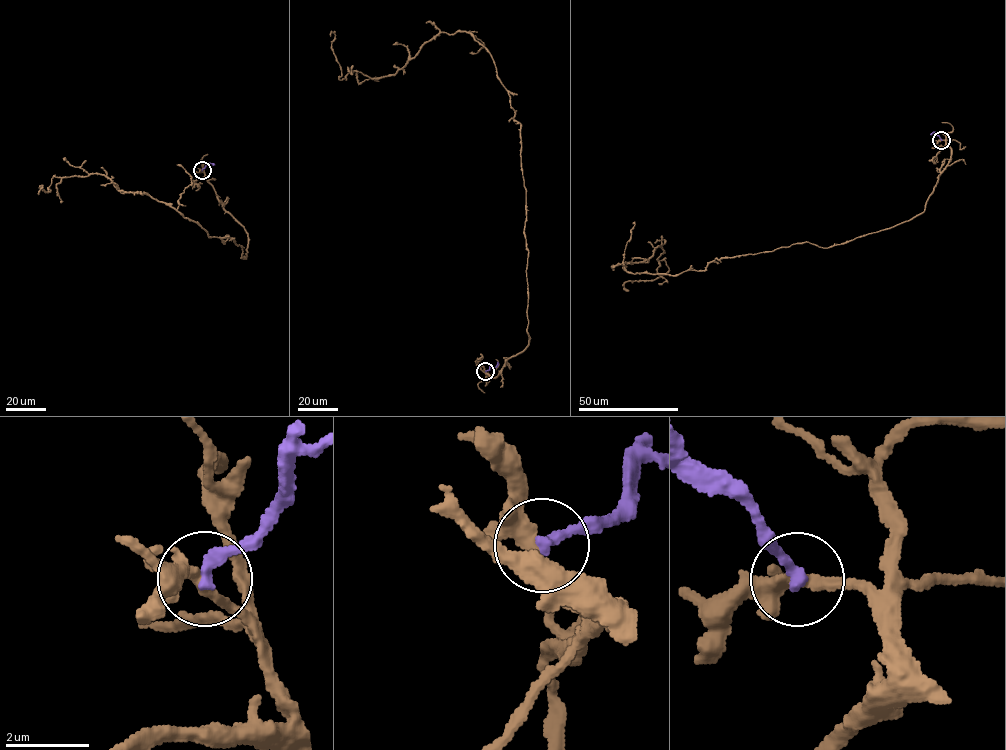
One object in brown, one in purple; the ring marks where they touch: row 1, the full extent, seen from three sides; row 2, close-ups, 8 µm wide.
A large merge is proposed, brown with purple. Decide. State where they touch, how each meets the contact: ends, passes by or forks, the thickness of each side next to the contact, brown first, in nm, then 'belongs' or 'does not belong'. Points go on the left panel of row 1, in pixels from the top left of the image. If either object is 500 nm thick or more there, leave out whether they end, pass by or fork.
(202, 170) | brown forks | purple ends | 280/300 nm | does not belong

